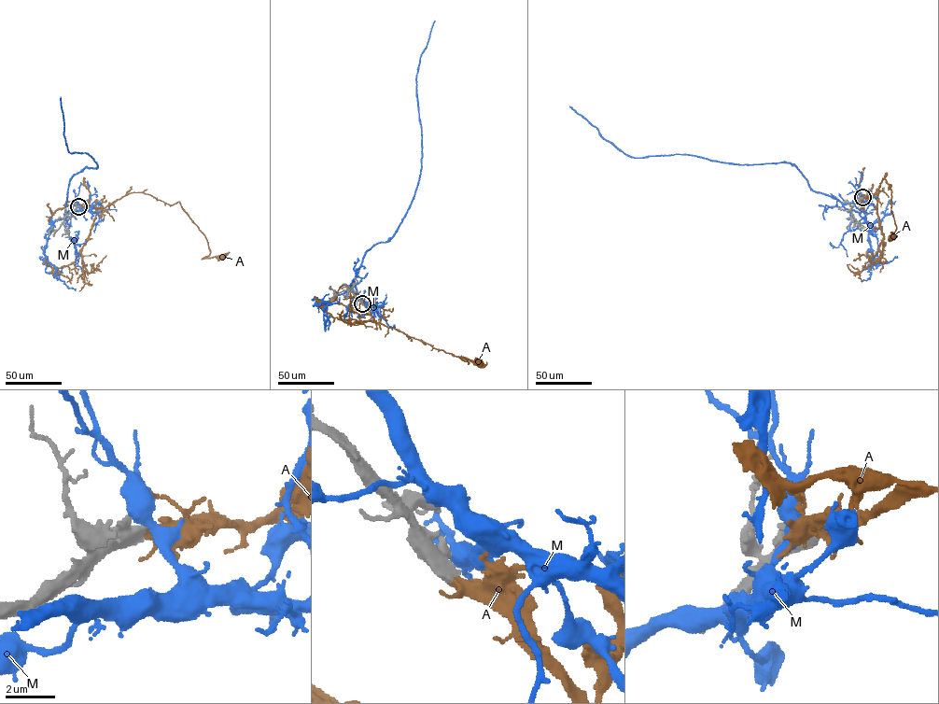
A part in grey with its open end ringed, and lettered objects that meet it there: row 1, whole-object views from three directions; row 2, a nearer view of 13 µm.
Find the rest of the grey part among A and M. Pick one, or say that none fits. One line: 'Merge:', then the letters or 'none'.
Merge: A

